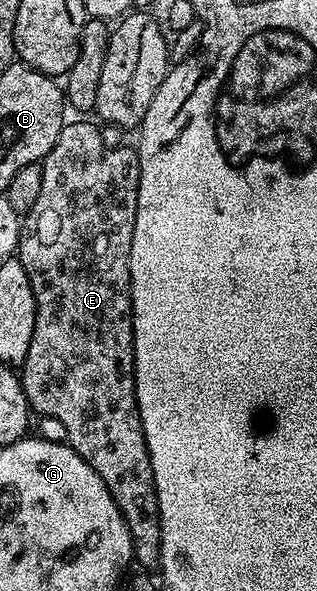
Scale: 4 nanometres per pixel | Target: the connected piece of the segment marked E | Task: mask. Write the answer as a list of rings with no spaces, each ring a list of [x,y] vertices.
[[[87,118],[75,119],[79,120],[73,121],[72,124],[71,121],[64,123],[53,150],[49,150],[49,154],[41,162],[43,168],[41,192],[21,220],[17,259],[21,262],[21,266],[25,266],[25,274],[29,274],[29,282],[33,286],[33,298],[35,299],[33,338],[29,342],[29,354],[25,354],[25,362],[21,366],[21,379],[25,398],[32,413],[39,415],[40,412],[41,415],[56,420],[63,427],[64,434],[67,435],[64,436],[66,443],[70,444],[71,449],[81,458],[85,458],[85,462],[89,462],[89,466],[93,466],[93,470],[97,470],[97,474],[101,474],[101,482],[105,482],[105,486],[109,486],[109,494],[113,494],[123,521],[131,531],[131,550],[134,559],[140,560],[143,564],[155,566],[159,562],[161,522],[157,506],[157,490],[153,482],[153,466],[141,426],[139,403],[135,397],[135,331],[131,321],[131,271],[129,270],[133,226],[137,218],[137,194],[141,187],[141,156],[136,149],[134,152],[130,146],[107,148],[105,142],[101,142],[98,123],[90,124]]]

